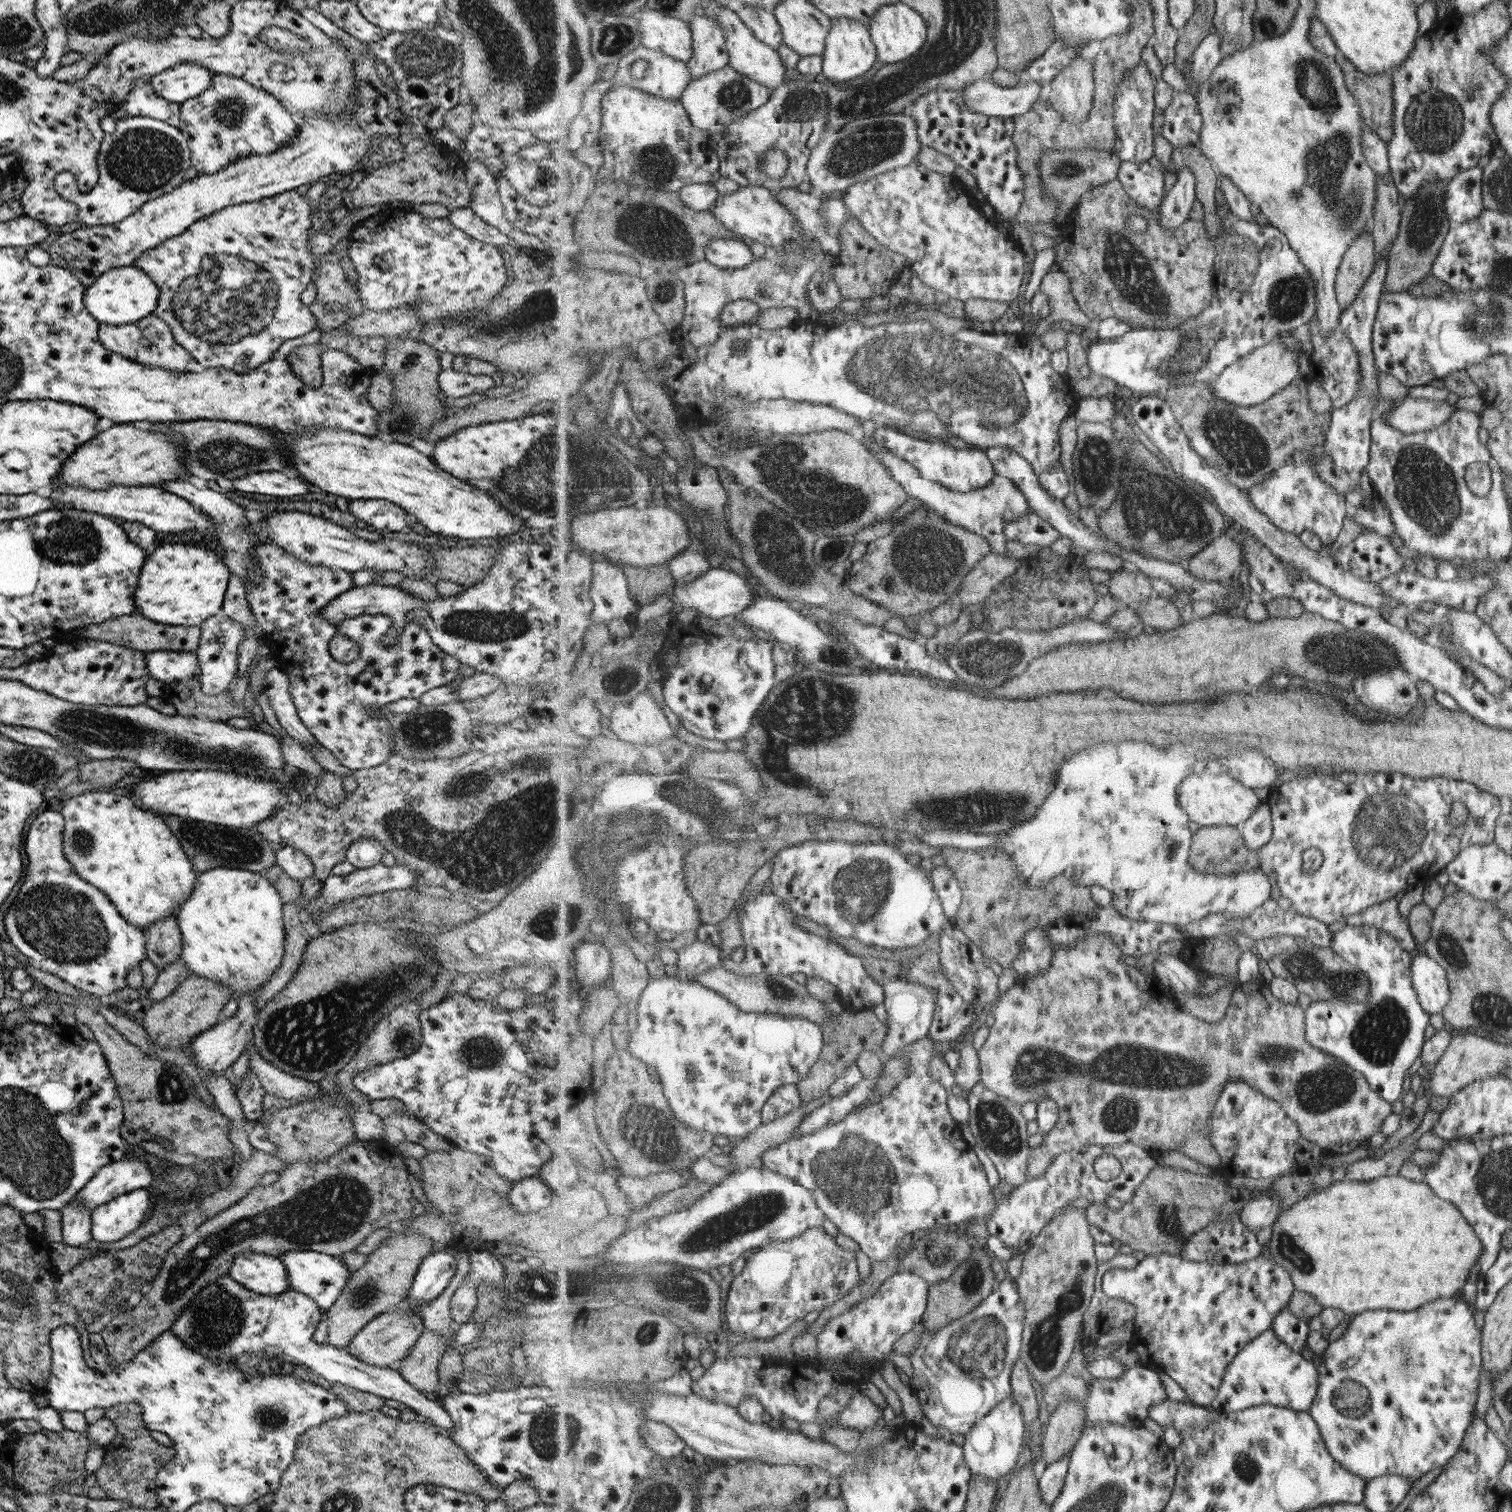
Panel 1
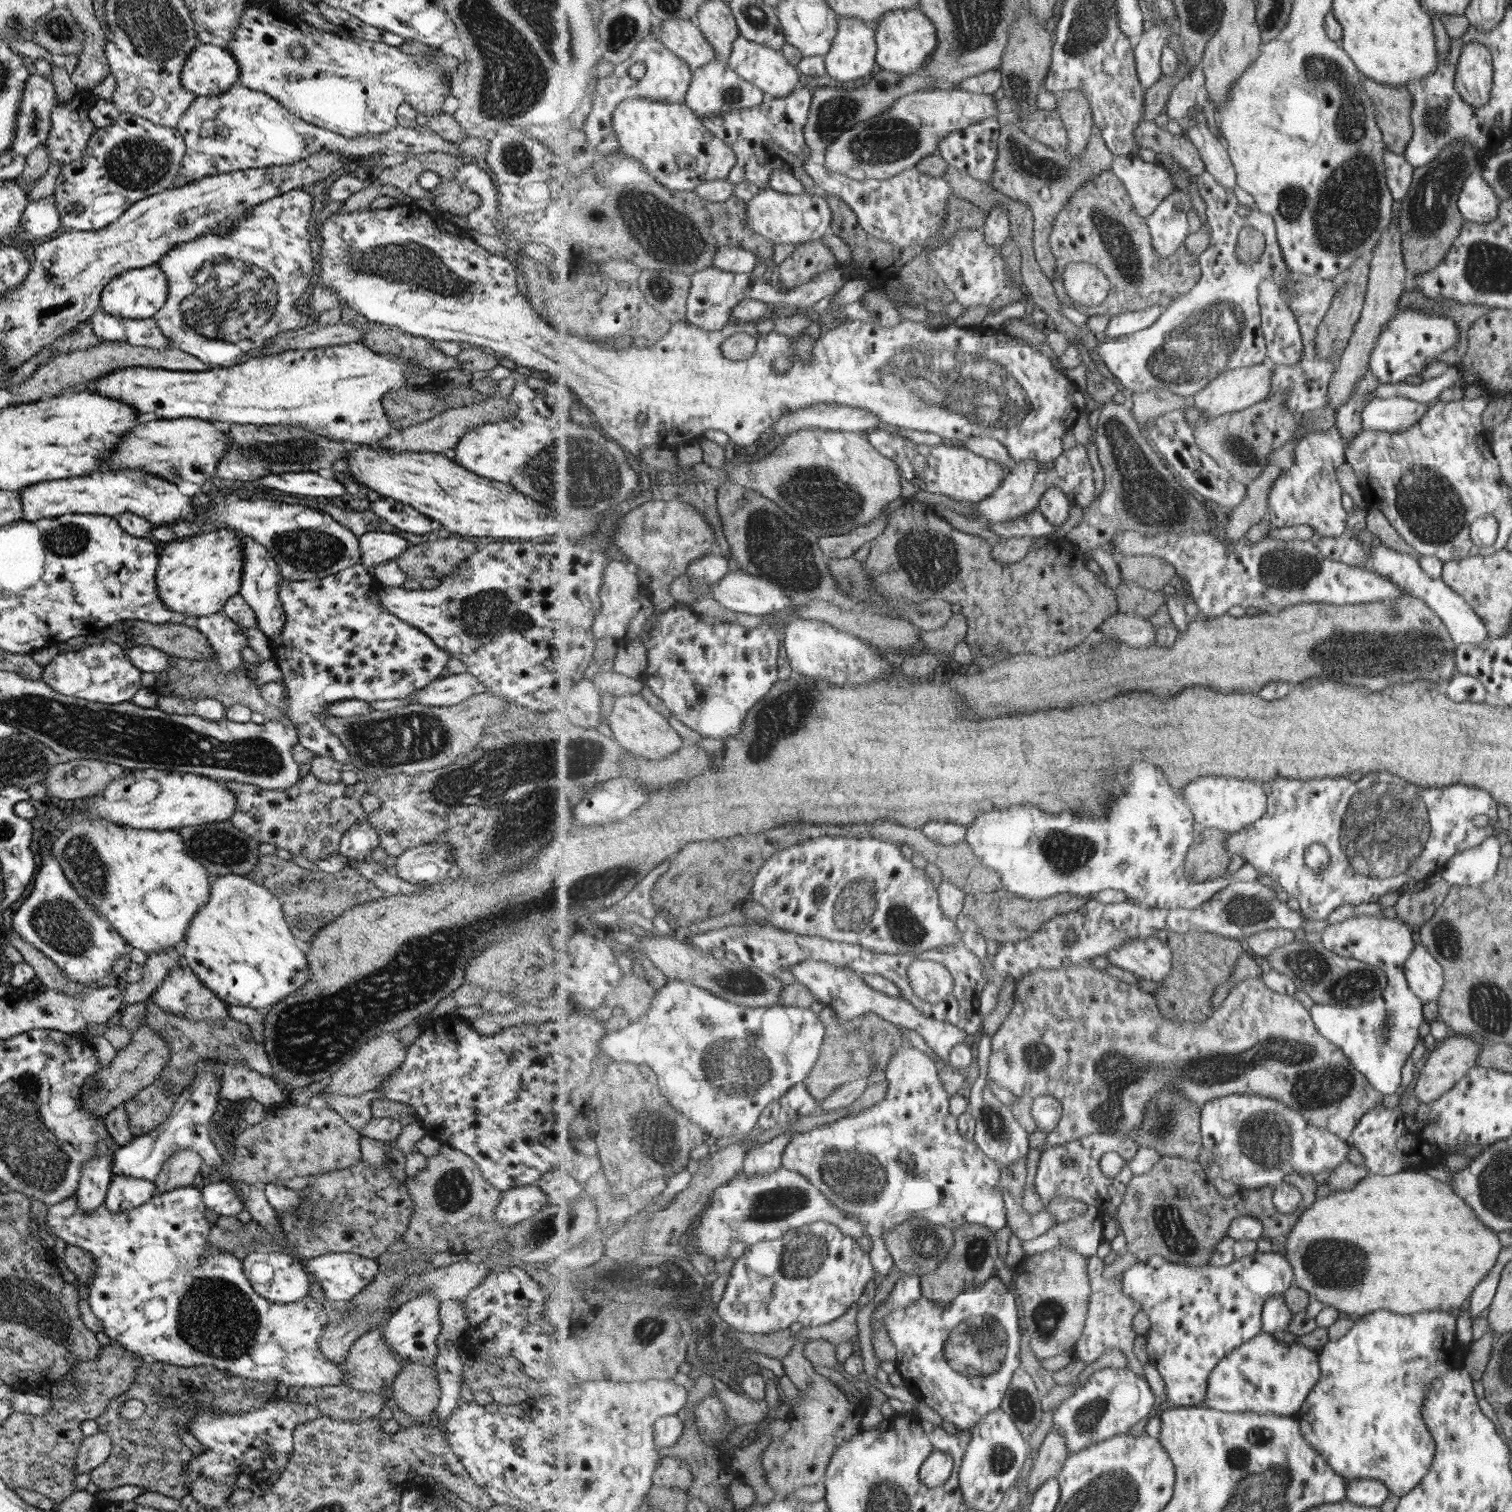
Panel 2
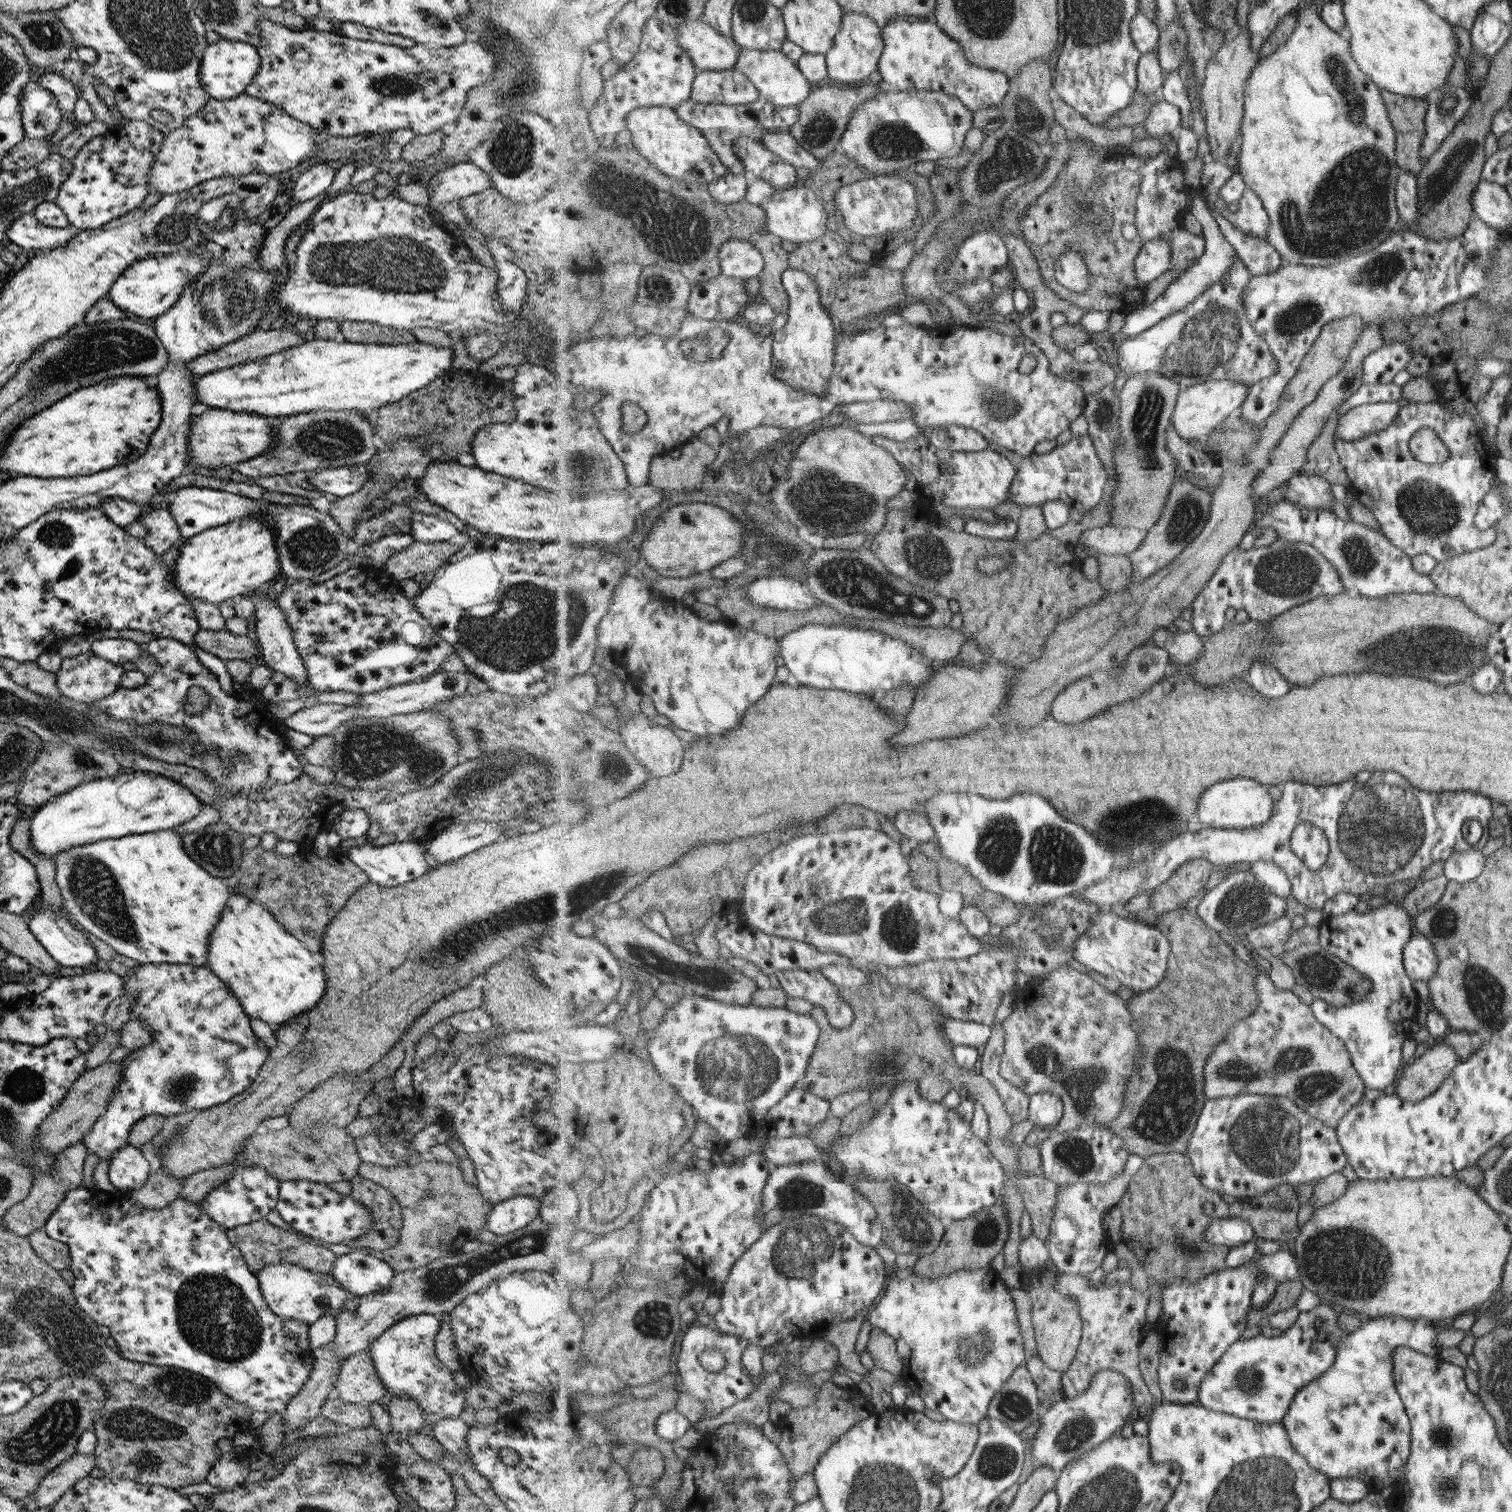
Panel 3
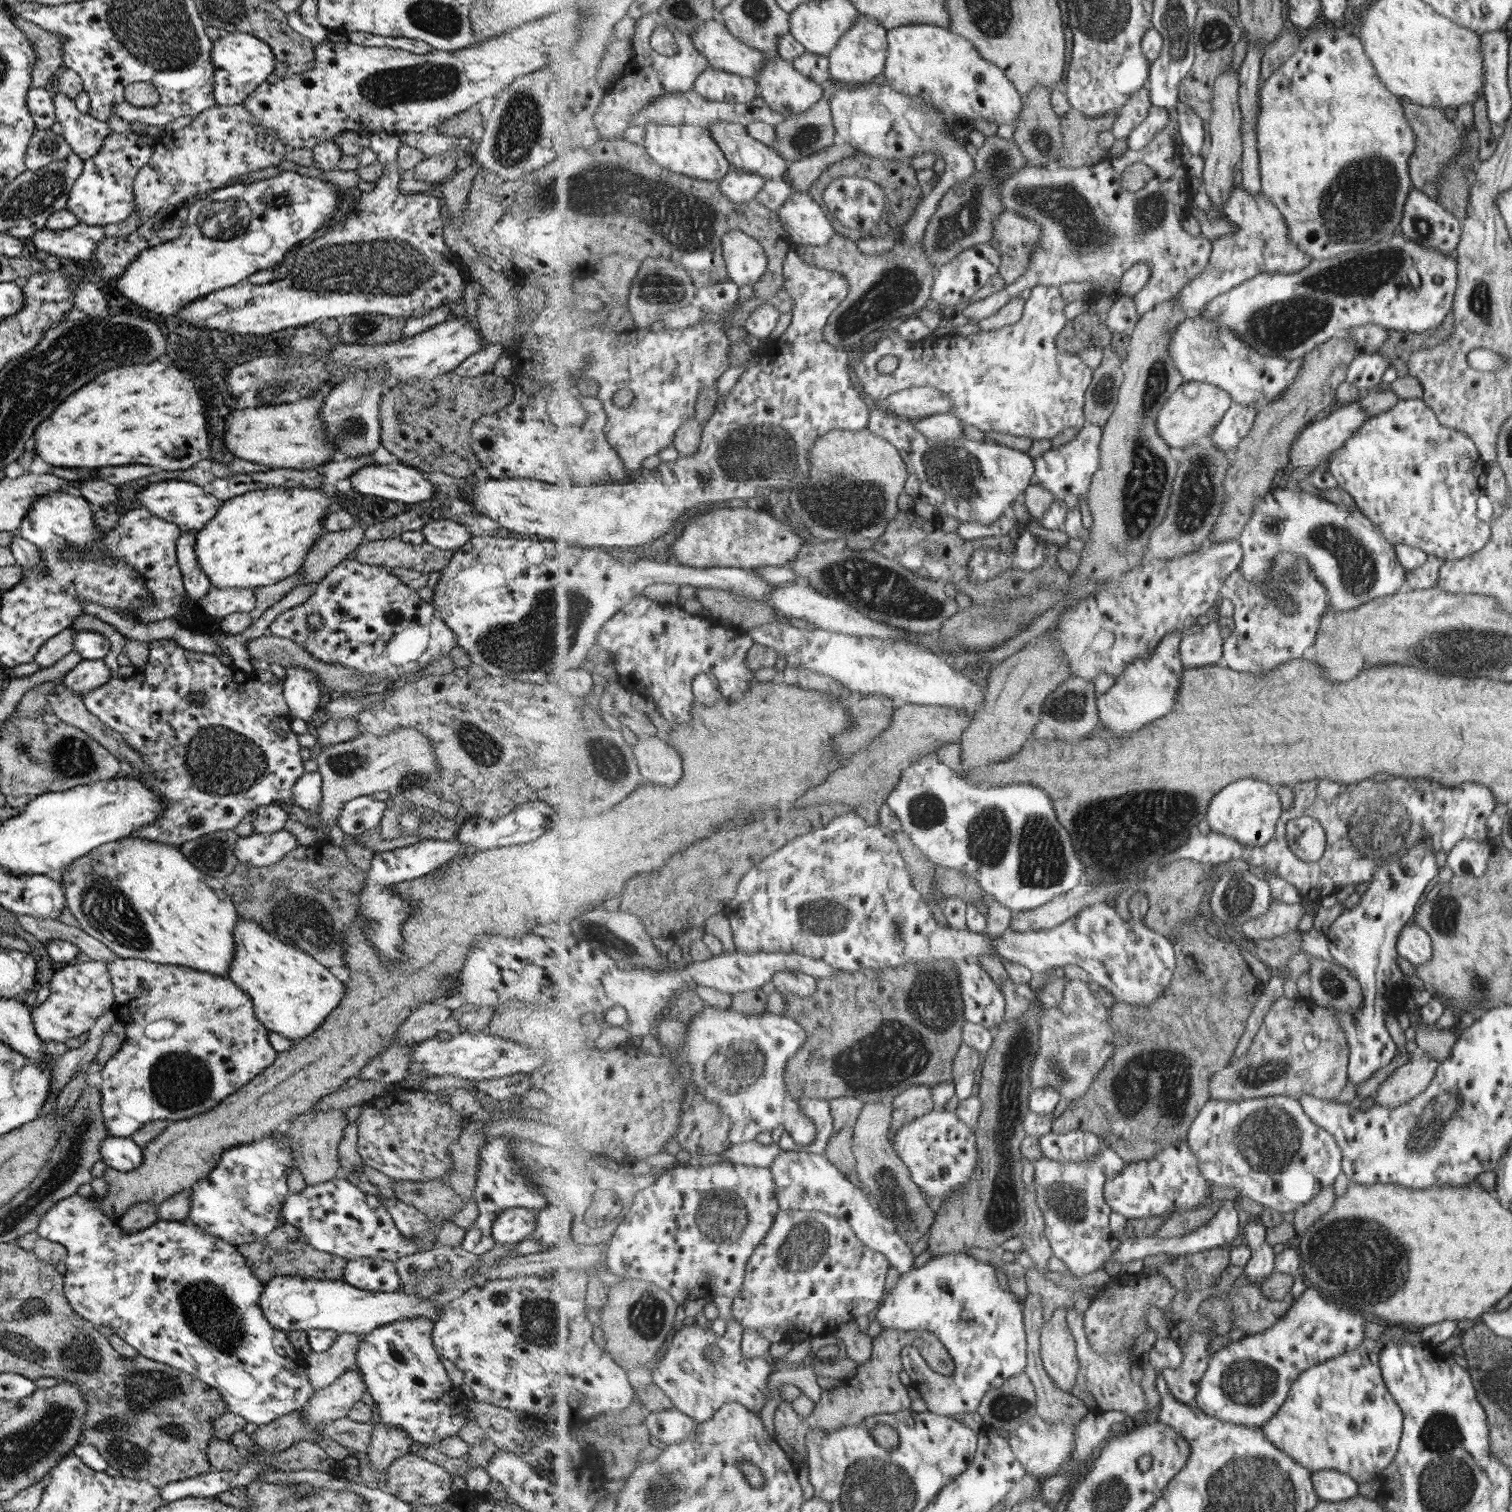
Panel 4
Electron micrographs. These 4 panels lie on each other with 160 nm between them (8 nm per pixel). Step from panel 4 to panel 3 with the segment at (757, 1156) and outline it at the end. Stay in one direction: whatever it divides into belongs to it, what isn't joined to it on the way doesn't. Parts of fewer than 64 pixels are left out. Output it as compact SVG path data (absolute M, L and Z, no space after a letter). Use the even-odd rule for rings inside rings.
M811 1137L773 1138L763 1146L761 1152L765 1153L775 1166L801 1164L808 1160L823 1162L821 1148Z

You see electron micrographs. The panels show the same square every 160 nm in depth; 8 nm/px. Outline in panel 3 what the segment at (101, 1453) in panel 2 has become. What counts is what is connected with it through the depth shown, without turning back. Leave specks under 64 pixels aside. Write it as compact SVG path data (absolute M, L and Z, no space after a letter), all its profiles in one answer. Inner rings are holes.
M75 1452L62 1464L41 1477L39 1485L28 1497L35 1500L38 1508L51 1505L75 1485L77 1480L85 1479L93 1467L94 1452L91 1455Z

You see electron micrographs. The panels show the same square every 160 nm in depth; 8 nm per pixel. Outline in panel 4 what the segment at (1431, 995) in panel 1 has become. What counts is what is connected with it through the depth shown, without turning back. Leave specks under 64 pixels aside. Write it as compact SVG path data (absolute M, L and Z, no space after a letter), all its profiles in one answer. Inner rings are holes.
M1413 924L1401 929L1398 952L1413 967L1428 962L1433 955L1431 938L1421 927Z

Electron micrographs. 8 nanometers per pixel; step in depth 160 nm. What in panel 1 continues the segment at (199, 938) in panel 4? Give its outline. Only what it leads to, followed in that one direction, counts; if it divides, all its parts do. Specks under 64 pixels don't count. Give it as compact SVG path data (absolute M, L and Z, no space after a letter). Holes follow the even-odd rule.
M112 789L64 797L55 802L54 806L61 813L64 822L61 850L63 858L81 880L107 896L107 900L125 922L146 931L153 922L159 922L169 915L175 918L178 907L193 892L193 882L198 874L189 863L189 858L183 854L180 842L171 834L160 816L138 807L130 795L113 794Z

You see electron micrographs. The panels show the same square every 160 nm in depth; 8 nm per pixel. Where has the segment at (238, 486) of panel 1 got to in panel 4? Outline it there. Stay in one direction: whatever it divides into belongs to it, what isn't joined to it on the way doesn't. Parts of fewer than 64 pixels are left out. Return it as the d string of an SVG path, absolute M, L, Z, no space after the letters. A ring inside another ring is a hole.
M403 463L364 466L347 477L350 487L359 494L371 494L385 500L398 502L401 506L417 504L431 499L436 490L414 467Z

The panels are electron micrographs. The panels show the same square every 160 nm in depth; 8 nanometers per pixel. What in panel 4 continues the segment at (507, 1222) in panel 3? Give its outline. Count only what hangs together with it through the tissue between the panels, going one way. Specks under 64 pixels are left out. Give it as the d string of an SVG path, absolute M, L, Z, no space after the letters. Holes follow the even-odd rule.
M506 1208L492 1220L490 1235L495 1243L512 1245L521 1242L532 1234L535 1215L535 1211L528 1208Z

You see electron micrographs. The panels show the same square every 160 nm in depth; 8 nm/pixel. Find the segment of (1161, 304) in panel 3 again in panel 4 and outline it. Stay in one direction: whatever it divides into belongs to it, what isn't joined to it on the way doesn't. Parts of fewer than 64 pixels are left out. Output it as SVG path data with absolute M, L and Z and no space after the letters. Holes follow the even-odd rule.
M1241 186L1235 188L1229 202L1224 206L1224 212L1230 220L1240 226L1240 230L1212 241L1211 256L1206 269L1174 296L1173 299L1178 300L1180 307L1189 313L1199 312L1217 296L1261 273L1294 273L1312 263L1312 256L1303 252L1290 237L1288 224L1281 211L1262 192L1251 194Z

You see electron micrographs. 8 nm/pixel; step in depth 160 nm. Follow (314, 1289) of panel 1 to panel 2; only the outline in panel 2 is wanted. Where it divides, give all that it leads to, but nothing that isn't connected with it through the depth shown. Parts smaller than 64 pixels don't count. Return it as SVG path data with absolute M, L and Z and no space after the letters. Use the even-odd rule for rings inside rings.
M328 1252L304 1260L308 1280L318 1282L327 1301L349 1301L377 1272L377 1262L349 1252Z

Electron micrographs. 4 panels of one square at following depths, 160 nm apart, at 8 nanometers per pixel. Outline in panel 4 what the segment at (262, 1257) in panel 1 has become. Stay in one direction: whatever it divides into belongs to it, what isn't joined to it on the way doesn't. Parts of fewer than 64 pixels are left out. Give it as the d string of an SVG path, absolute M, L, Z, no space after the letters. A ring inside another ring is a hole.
M275 1275L272 1276L265 1284L258 1300L263 1316L267 1322L276 1329L285 1332L291 1331L308 1331L313 1328L321 1330L332 1330L339 1334L359 1334L361 1336L368 1334L374 1328L393 1322L394 1320L403 1320L409 1317L424 1316L433 1324L436 1316L440 1311L438 1304L432 1304L426 1298L420 1298L414 1294L405 1294L402 1291L395 1292L371 1292L361 1290L347 1284L345 1281L338 1280L321 1280L309 1276L293 1275Z

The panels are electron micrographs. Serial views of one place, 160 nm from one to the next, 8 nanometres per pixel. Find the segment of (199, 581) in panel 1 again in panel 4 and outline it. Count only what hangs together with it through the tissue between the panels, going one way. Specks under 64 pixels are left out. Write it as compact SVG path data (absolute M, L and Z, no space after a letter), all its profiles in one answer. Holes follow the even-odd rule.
M272 486L263 490L252 490L222 501L221 508L205 527L195 535L193 554L198 567L207 575L210 586L217 588L255 588L269 586L291 576L302 566L302 556L319 540L323 531L323 520L331 512L345 510L353 500L343 499L344 493L336 490L326 492L302 486Z

